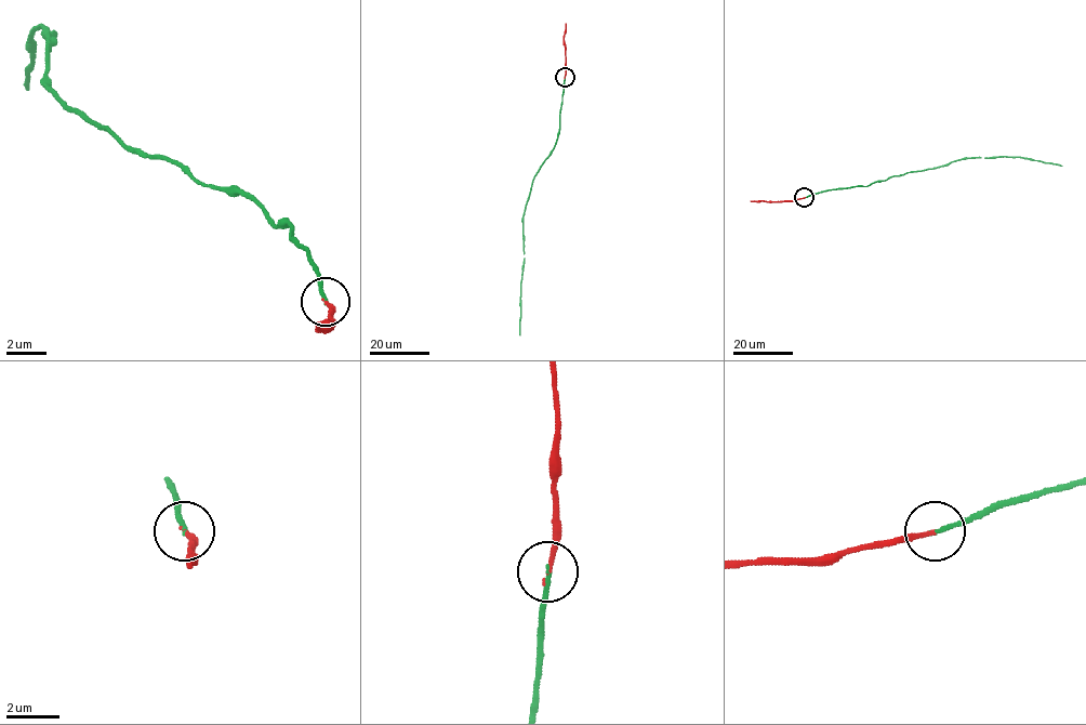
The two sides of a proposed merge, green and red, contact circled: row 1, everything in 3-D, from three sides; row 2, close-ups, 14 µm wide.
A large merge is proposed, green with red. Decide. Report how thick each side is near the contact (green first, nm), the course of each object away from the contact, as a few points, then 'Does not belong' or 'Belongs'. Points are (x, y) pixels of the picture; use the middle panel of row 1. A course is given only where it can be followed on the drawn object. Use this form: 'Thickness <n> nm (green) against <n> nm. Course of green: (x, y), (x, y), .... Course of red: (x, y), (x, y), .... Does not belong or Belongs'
Thickness 150 nm (green) against 160 nm. Course of green: (565, 77), (557, 140), (532, 180), (522, 216), (520, 335). Course of red: (565, 77), (566, 23). Belongs

